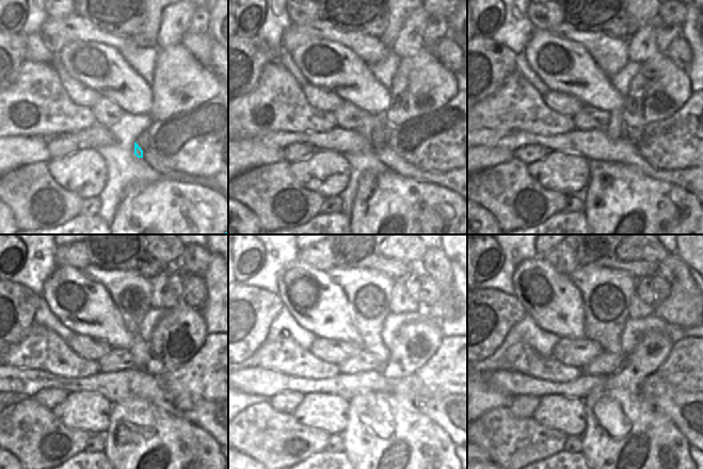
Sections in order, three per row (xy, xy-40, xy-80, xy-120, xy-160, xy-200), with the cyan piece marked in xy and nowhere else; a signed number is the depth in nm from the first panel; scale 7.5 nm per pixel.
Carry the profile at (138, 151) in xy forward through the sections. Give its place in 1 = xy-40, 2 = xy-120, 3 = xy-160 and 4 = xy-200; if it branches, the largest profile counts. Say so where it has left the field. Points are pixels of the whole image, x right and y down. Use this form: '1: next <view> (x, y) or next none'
1: next xy-40 (377, 140)
2: next xy-120 (131, 292)
3: next xy-160 (368, 292)
4: next xy-200 (607, 293)

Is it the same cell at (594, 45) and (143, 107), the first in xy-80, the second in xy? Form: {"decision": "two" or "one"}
{"decision": "two"}

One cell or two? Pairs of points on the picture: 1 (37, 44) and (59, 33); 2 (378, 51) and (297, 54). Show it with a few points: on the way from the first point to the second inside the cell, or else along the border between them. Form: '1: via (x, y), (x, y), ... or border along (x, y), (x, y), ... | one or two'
1: border along (40, 32), (44, 44), (56, 54) | two
2: border along (331, 41), (338, 42), (350, 48), (369, 67) | two

